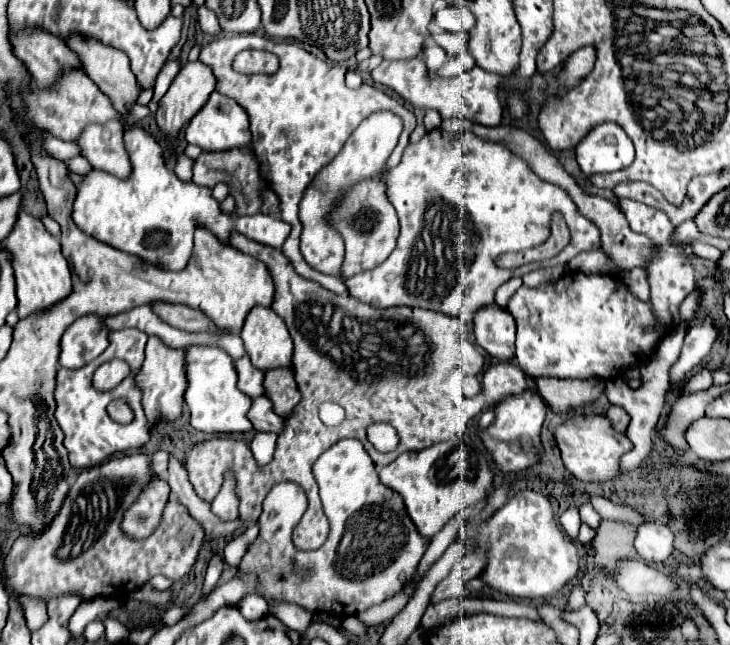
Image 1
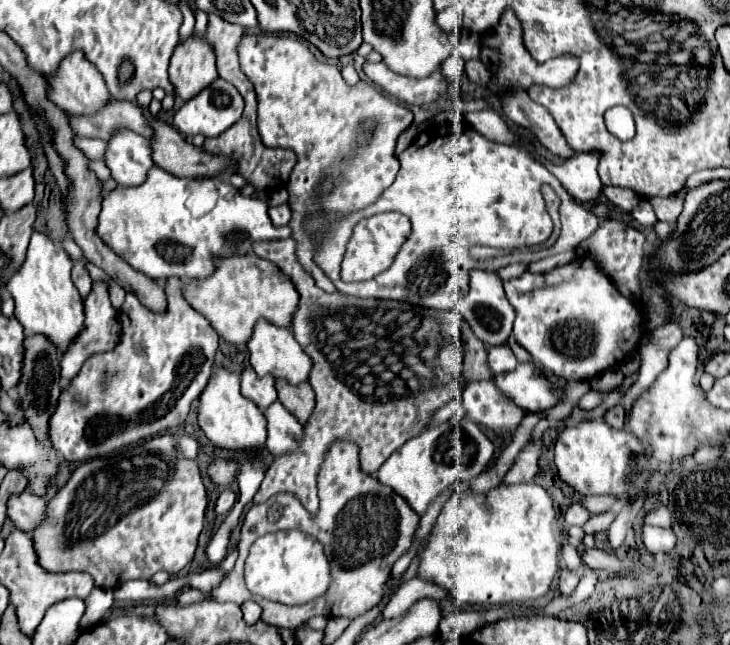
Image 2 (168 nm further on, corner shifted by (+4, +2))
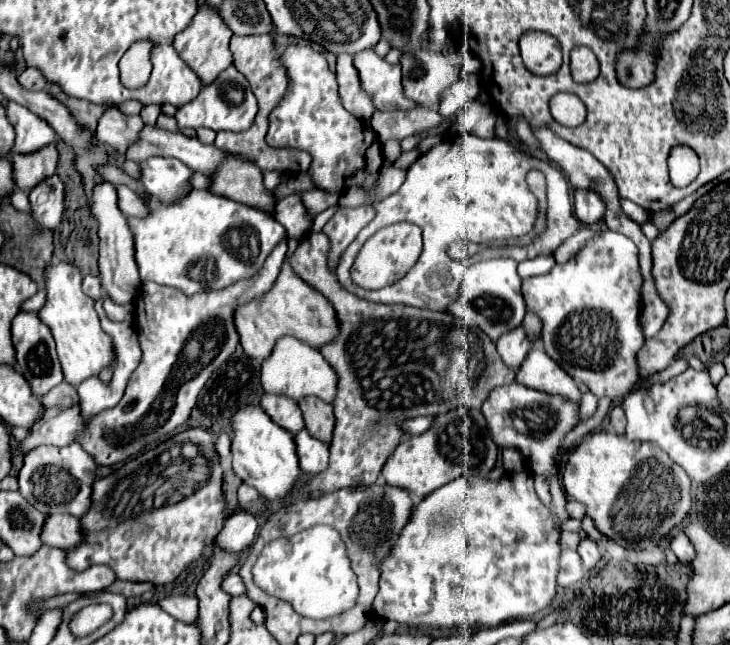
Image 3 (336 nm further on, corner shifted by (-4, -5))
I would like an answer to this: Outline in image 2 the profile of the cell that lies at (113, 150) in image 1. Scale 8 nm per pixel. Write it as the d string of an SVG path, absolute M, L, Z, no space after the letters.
M118 130L108 142L106 166L120 186L140 186L154 166L150 142L130 130Z

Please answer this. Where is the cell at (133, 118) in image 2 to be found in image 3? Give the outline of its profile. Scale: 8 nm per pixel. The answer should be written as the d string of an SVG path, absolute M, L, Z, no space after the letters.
M144 125L140 137L126 149L124 157L130 161L144 161L152 155L176 157L192 171L210 175L222 159L230 153L220 153L214 145L202 145L198 139L190 139L184 133L166 131L156 125Z

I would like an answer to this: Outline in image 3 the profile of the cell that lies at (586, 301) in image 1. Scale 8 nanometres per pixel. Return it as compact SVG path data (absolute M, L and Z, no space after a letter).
M614 231L588 241L576 259L556 265L548 275L528 277L522 281L522 295L526 309L542 321L542 345L550 359L554 359L570 377L582 381L598 397L620 399L638 383L636 353L644 345L640 325L640 271L636 245Z

